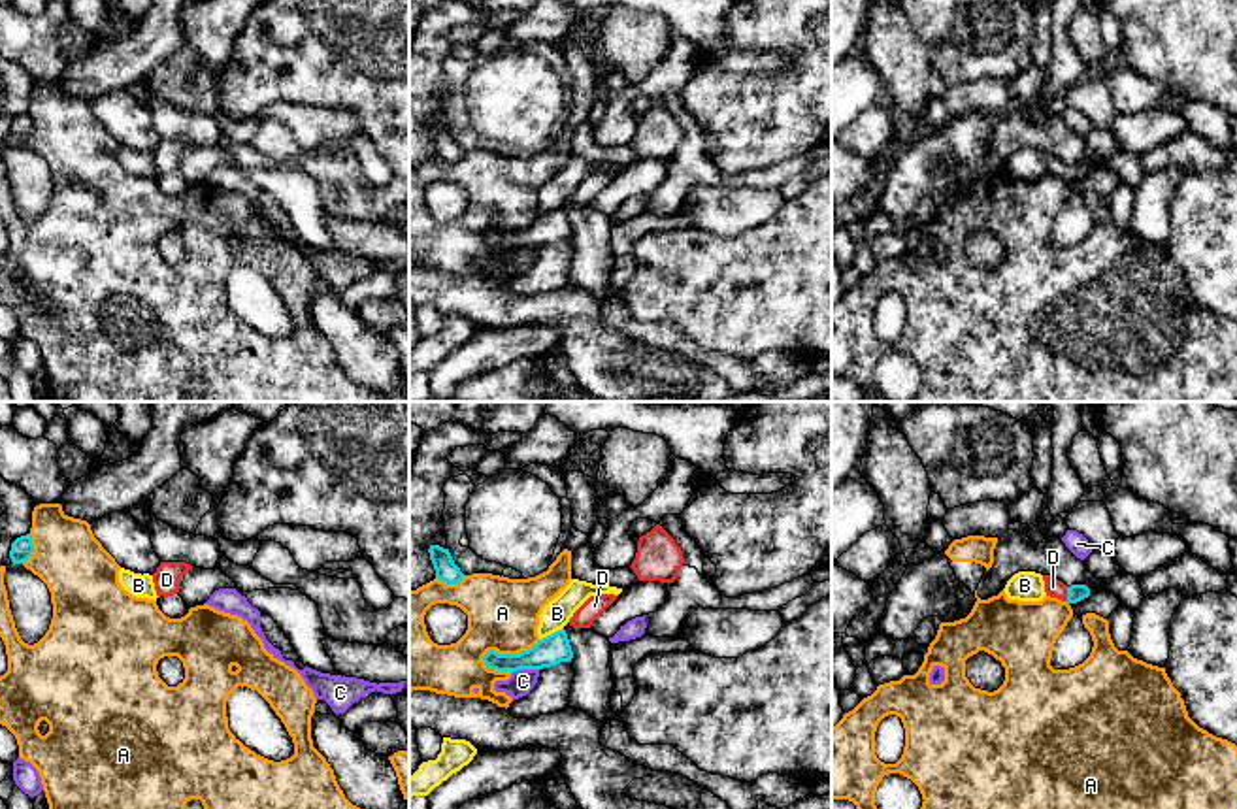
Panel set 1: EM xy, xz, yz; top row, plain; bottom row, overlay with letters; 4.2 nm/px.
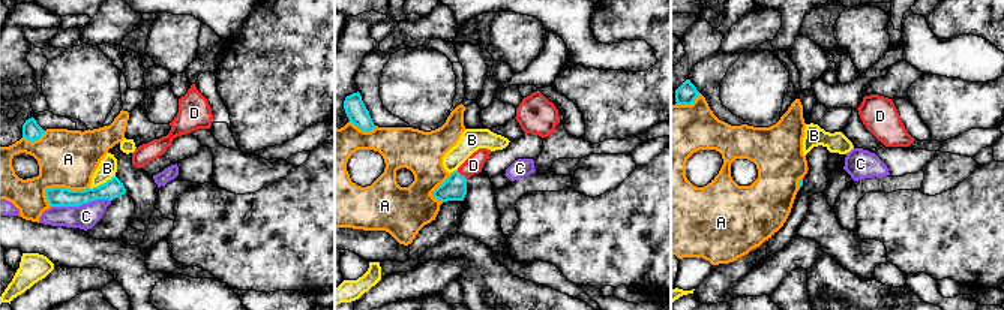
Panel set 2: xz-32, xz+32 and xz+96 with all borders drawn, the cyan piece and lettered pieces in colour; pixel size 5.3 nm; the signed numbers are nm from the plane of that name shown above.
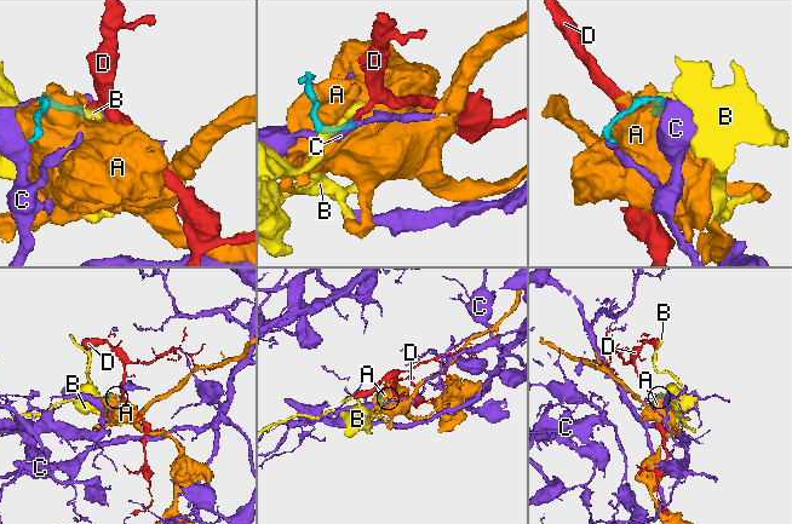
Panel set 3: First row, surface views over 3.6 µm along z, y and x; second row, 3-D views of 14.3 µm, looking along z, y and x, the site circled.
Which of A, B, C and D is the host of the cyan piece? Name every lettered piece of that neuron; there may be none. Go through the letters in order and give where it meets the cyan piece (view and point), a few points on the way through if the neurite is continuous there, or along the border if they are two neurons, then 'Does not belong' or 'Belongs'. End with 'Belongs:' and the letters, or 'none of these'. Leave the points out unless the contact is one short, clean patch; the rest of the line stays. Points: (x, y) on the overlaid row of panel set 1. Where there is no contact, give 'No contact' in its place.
A: Touches cyan at xz (510, 655). Does not belong
B: Touches cyan at xz (551, 634). Does not belong
C: Touches cyan at xz (525, 668). Boundary: xz (538, 668), (519, 668), (513, 672). Does not belong
D: Touches cyan at yz (1068, 594). Path across: yz (1075, 593), (1068, 594), (1053, 587). Belongs
Belongs: D

